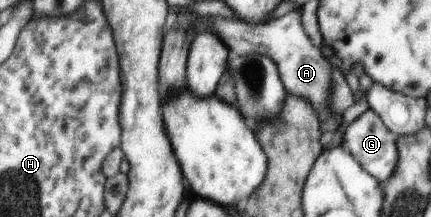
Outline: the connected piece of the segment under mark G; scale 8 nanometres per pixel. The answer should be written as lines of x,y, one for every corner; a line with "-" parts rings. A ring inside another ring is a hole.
367,108
344,128
339,146
347,149
347,152
350,152
351,156
363,168
367,168
367,172
371,172
371,176
375,176
375,180
379,180
383,184
383,182
389,180
389,176
393,174
395,164
397,164
395,140
397,140
397,135
387,130
379,116
373,110

